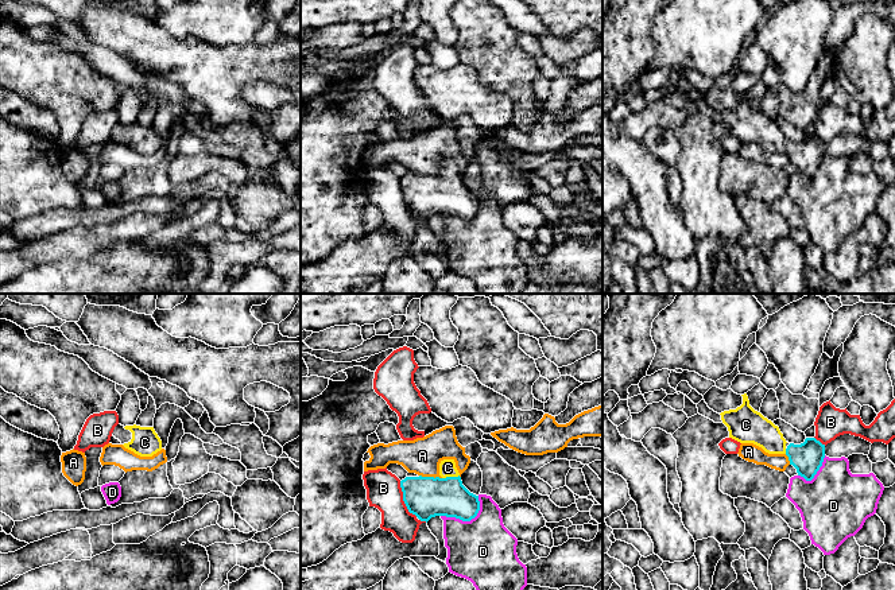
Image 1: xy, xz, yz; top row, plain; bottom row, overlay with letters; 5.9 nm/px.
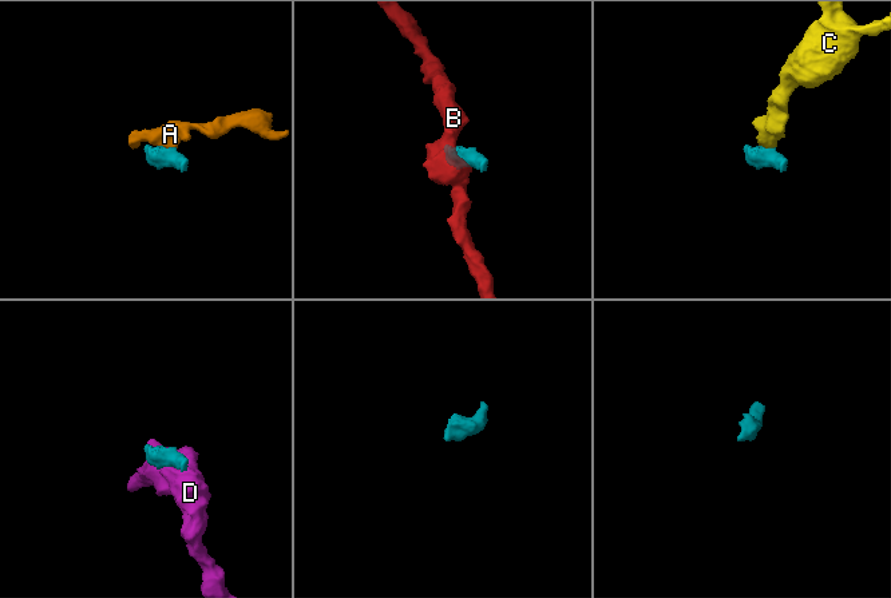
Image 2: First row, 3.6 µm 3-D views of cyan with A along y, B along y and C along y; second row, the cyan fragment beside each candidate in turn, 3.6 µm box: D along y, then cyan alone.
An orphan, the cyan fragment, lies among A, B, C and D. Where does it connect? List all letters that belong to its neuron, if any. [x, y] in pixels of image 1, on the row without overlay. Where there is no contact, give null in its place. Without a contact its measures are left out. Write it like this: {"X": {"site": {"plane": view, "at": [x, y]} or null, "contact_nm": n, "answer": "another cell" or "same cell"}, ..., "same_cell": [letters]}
{"A": {"site": {"plane": "xz", "at": [430, 175]}, "contact_nm": 140, "answer": "another cell"}, "B": {"site": {"plane": "xz", "at": [403, 198]}, "contact_nm": 240, "answer": "another cell"}, "C": {"site": {"plane": "xz", "at": [450, 175]}, "contact_nm": 110, "answer": "same cell"}, "D": {"site": {"plane": "xz", "at": [468, 218]}, "contact_nm": 260, "answer": "another cell"}, "same_cell": ["C"]}

